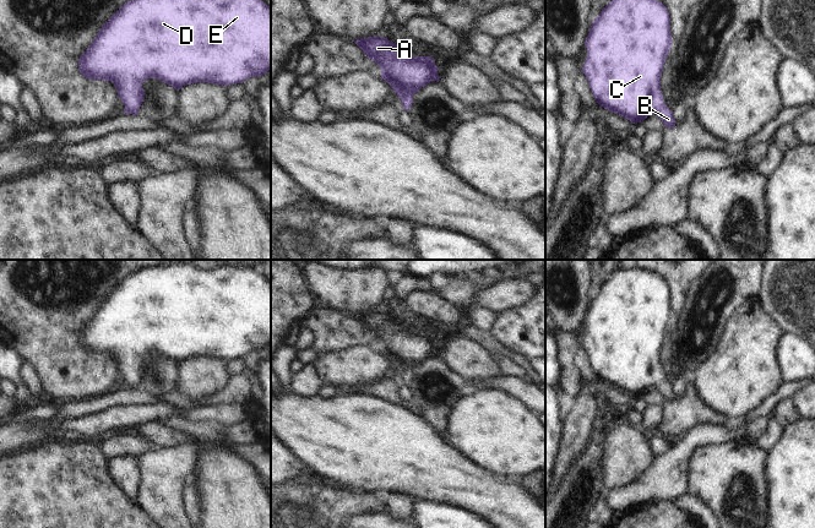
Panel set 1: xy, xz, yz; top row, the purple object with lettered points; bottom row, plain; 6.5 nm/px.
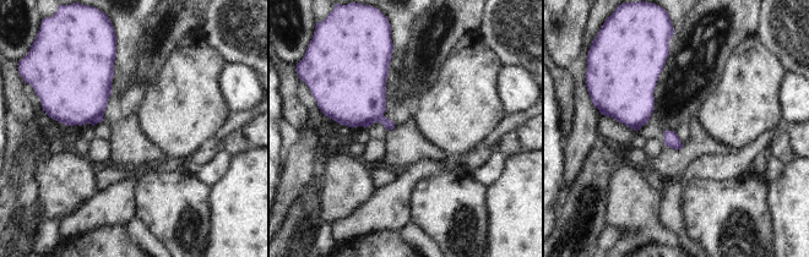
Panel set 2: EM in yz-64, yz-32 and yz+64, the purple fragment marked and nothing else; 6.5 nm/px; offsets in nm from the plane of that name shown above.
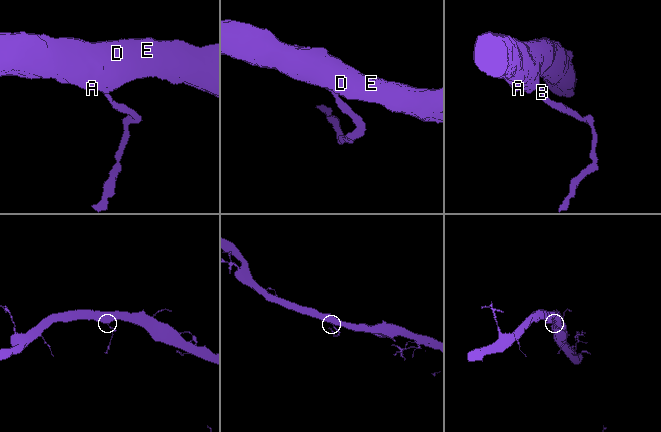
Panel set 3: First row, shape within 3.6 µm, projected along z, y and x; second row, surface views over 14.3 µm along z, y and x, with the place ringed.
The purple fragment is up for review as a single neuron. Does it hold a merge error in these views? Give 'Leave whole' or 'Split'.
Leave whole

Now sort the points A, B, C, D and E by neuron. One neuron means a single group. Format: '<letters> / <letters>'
A B C D E

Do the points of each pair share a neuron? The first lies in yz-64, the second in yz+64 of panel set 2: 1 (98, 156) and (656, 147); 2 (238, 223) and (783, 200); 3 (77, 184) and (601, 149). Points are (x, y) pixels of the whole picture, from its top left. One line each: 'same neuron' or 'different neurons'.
1: same neuron
2: same neuron
3: different neurons

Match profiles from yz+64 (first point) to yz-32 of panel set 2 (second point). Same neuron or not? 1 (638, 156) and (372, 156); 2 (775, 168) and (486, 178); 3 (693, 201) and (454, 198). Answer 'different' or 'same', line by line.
1: different
2: same
3: same

